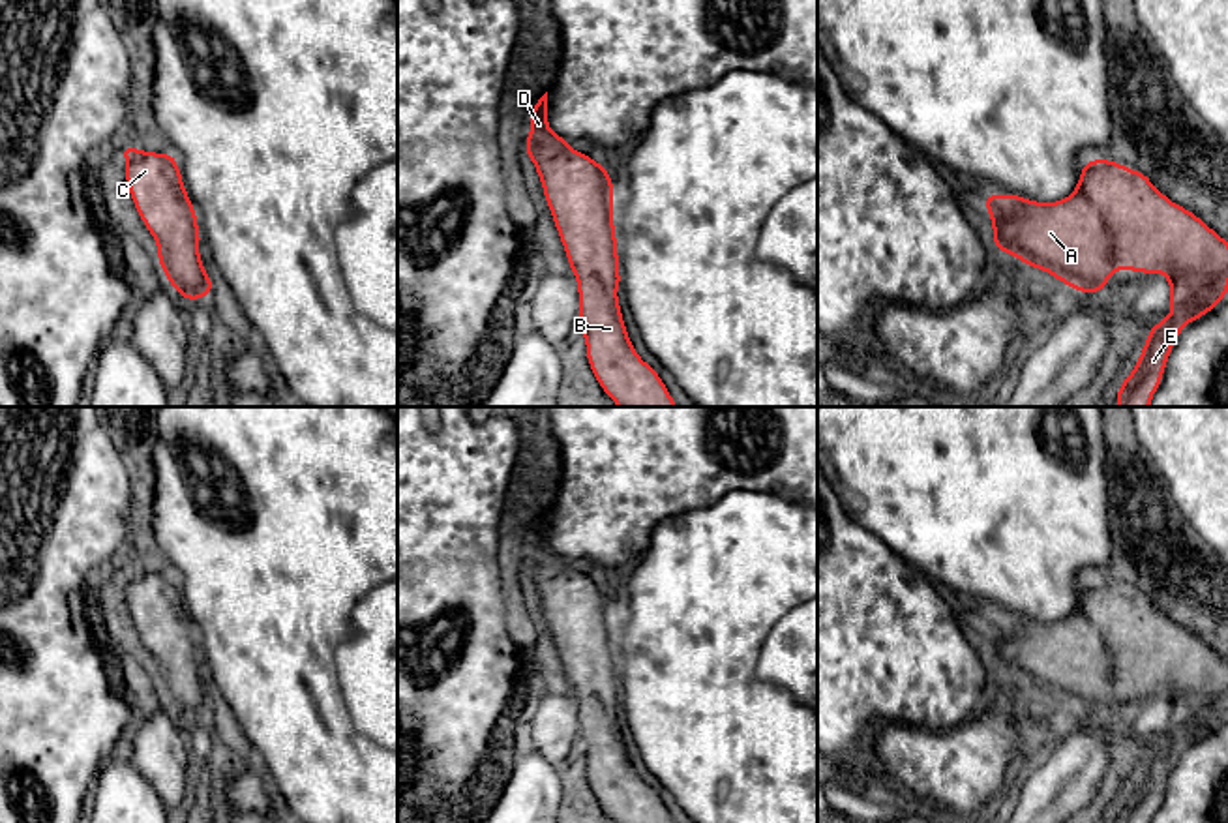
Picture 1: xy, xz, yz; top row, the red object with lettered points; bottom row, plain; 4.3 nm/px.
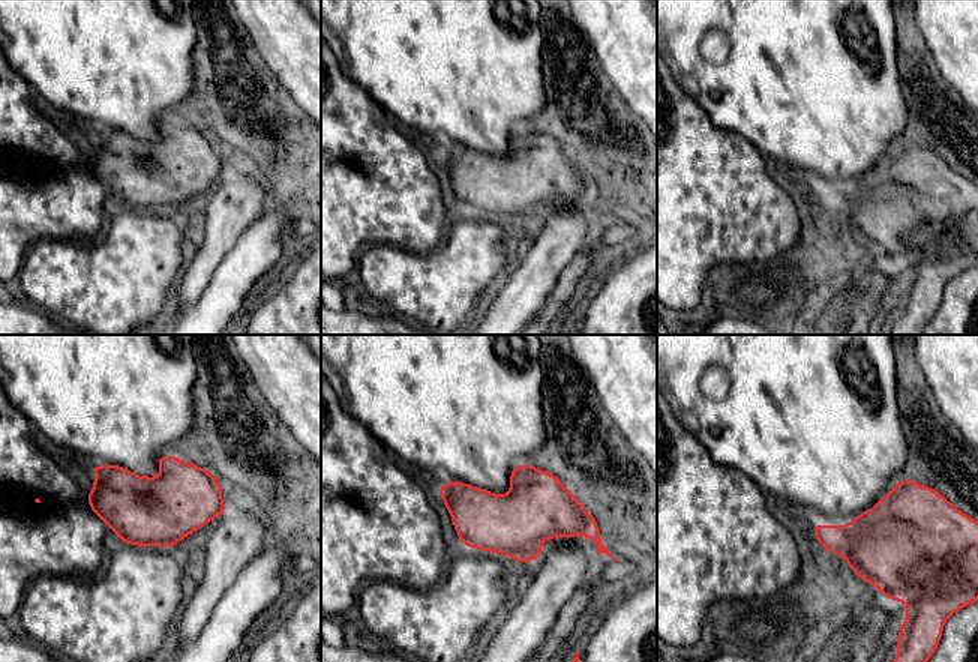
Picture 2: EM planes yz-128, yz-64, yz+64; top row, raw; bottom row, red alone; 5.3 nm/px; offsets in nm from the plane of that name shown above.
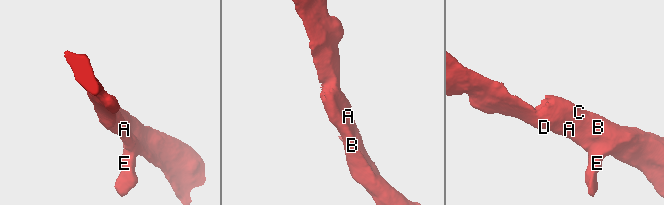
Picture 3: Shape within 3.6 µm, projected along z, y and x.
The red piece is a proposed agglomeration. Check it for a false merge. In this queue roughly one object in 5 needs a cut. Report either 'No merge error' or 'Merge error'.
No merge error

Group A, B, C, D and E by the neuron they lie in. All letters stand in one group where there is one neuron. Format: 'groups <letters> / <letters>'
groups A B C D E

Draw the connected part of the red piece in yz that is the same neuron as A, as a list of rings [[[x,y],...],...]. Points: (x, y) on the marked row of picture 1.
[[[1091,159],[1080,171],[1076,189],[1057,202],[1037,202],[1020,195],[986,195],[984,206],[994,227],[992,242],[1001,253],[1011,253],[1018,261],[1052,274],[1057,281],[1080,292],[1101,292],[1117,270],[1142,274],[1164,274],[1170,289],[1172,311],[1147,334],[1136,367],[1119,386],[1117,407],[1149,407],[1157,392],[1174,343],[1187,322],[1209,313],[1217,302],[1228,294],[1228,242],[1207,227],[1198,216],[1172,202],[1151,180],[1121,163],[1110,159]]]

